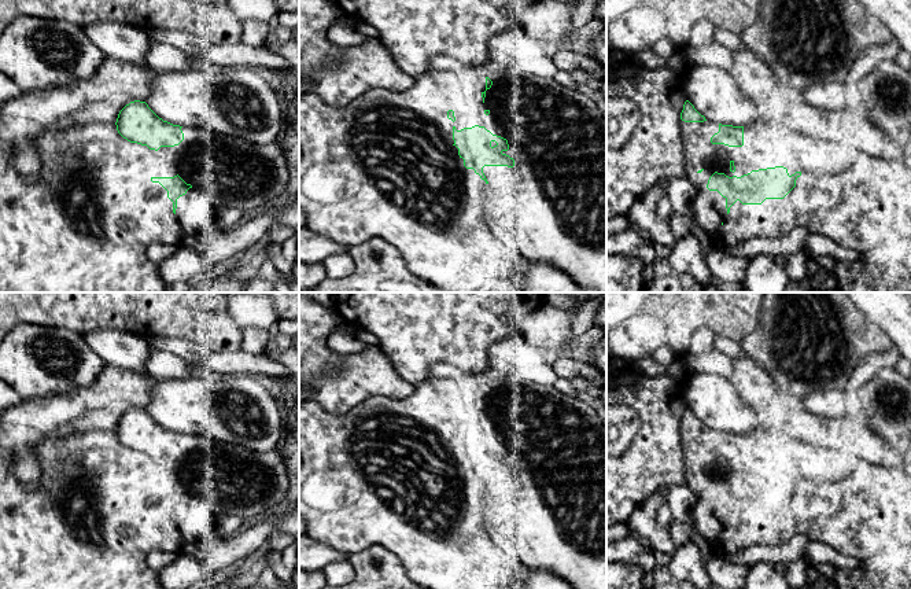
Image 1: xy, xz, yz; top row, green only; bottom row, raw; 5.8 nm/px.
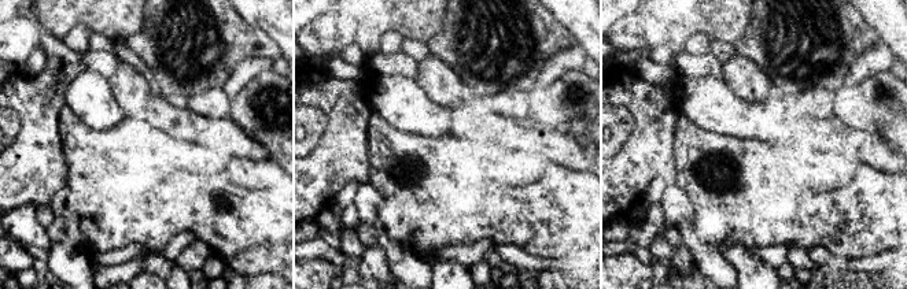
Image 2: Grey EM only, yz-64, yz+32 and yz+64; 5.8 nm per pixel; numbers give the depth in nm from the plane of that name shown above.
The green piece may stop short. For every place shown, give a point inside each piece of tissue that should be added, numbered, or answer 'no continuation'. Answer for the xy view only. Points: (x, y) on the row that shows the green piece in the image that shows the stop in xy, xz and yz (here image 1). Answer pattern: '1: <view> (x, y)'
no continuation

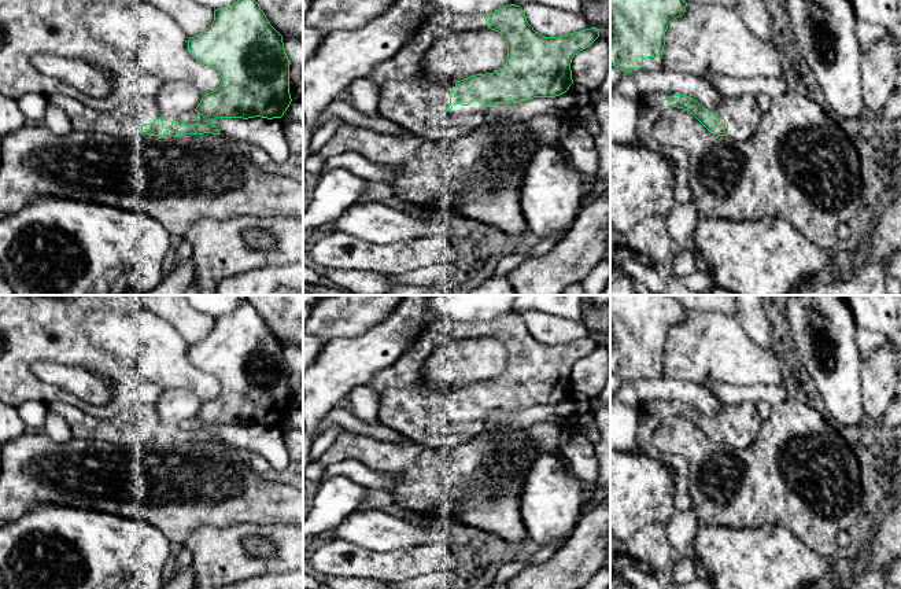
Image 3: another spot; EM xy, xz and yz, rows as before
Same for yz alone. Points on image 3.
1: yz (742, 114)

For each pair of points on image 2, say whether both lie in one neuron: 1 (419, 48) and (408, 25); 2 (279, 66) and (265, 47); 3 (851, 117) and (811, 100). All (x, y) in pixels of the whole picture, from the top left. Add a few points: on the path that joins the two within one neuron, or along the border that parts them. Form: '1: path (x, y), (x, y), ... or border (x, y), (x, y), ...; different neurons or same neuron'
1: border (405, 39), (417, 39), (426, 44); different neurons
2: border (279, 56), (275, 60); different neurons
3: border (836, 95), (833, 115); different neurons

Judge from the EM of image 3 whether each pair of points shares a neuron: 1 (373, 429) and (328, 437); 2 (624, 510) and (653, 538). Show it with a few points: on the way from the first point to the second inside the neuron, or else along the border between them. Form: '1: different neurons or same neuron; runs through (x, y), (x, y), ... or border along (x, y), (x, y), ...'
1: different neurons; border along (344, 429), (338, 424), (329, 424), (317, 438)
2: different neurons; border along (665, 525), (646, 523), (624, 540)

